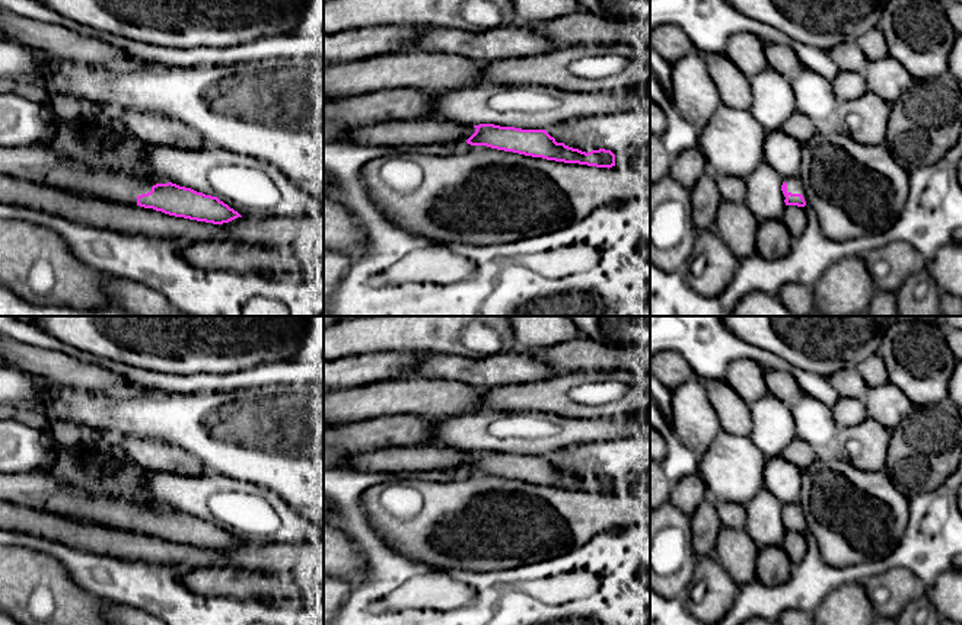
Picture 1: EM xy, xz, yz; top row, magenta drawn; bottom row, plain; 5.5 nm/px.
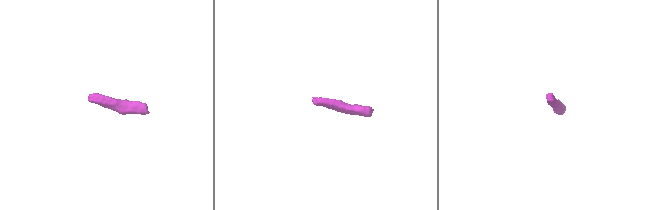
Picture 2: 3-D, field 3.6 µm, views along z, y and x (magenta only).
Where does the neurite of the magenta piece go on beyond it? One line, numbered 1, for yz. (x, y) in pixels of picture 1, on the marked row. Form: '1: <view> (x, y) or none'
1: yz (793, 184)

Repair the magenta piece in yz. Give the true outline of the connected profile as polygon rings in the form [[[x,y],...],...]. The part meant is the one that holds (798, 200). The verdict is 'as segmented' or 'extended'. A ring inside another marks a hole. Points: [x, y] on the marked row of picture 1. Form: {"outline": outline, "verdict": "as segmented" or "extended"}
{"outline": [[[799,176],[784,179],[781,185],[781,191],[786,197],[784,200],[786,205],[797,205],[797,207],[803,207],[806,213],[810,211],[810,207],[806,204],[802,195],[802,185]]], "verdict": "extended"}

